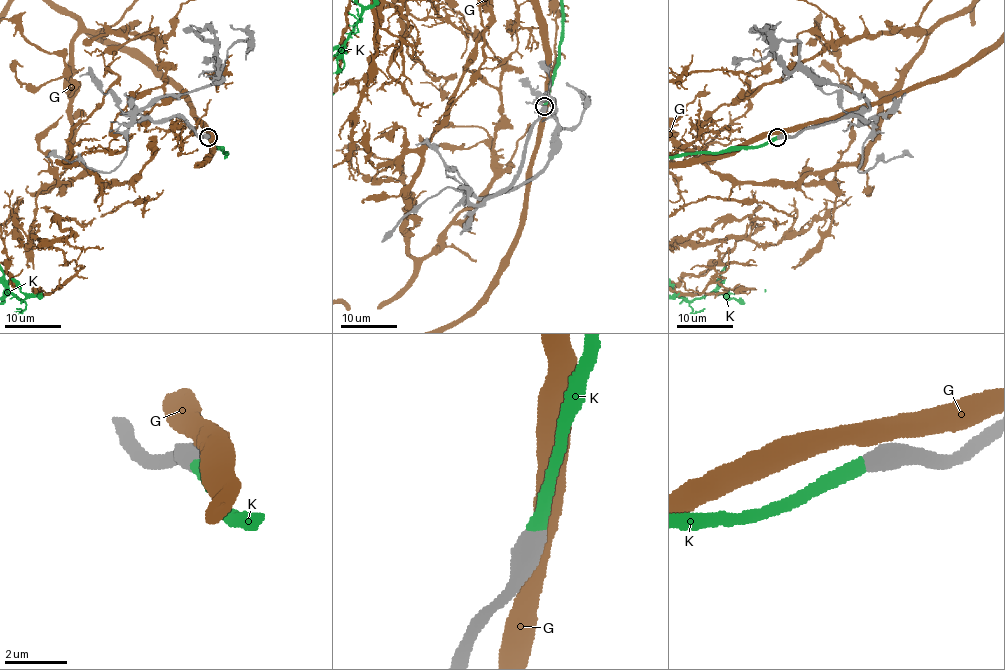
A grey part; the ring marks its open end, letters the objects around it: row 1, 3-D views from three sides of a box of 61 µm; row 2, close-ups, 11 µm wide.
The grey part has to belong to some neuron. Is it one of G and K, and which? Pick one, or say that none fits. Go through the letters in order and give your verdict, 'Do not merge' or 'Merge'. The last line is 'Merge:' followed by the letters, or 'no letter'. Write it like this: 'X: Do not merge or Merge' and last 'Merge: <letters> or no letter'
G: Do not merge
K: Merge
Merge: K

